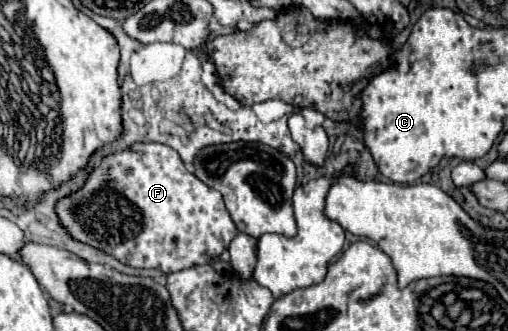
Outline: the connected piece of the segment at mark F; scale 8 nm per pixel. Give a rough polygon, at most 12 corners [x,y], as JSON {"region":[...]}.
{"region":[[162,143],[106,155],[56,215],[72,239],[164,273],[238,233]]}

